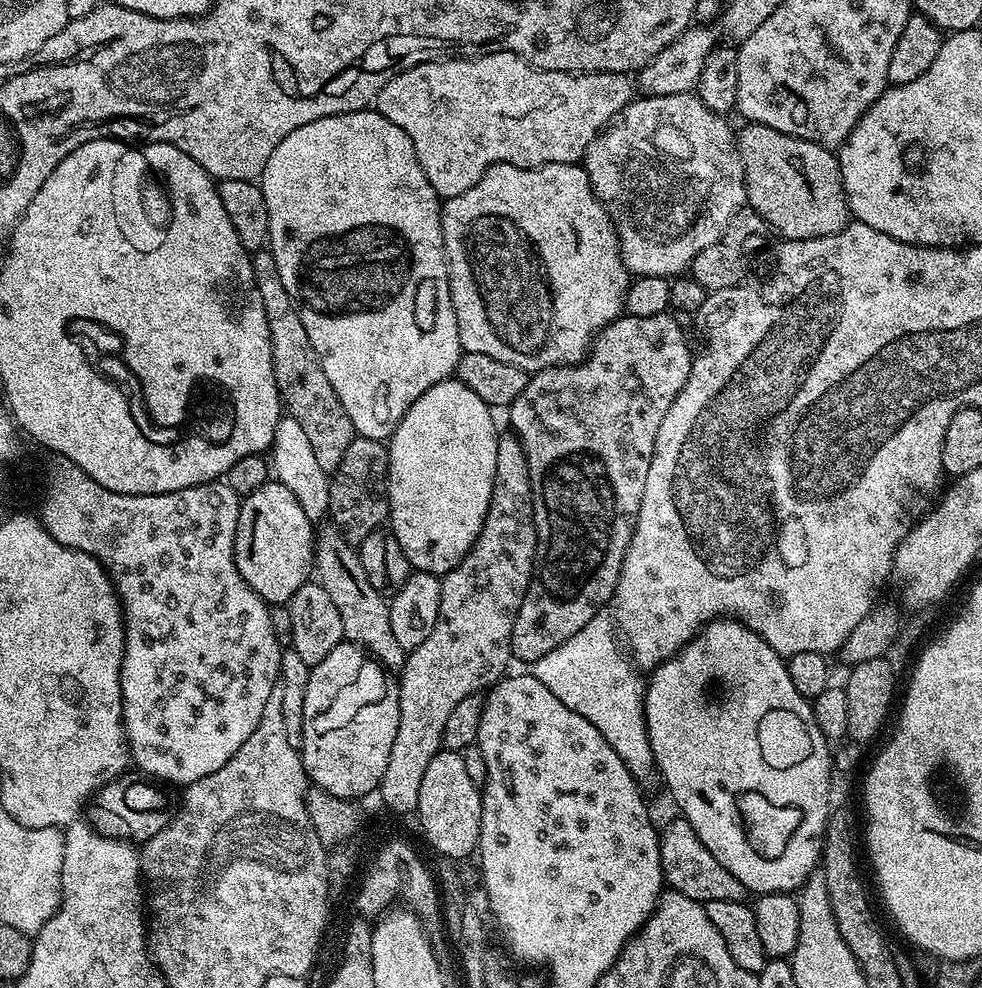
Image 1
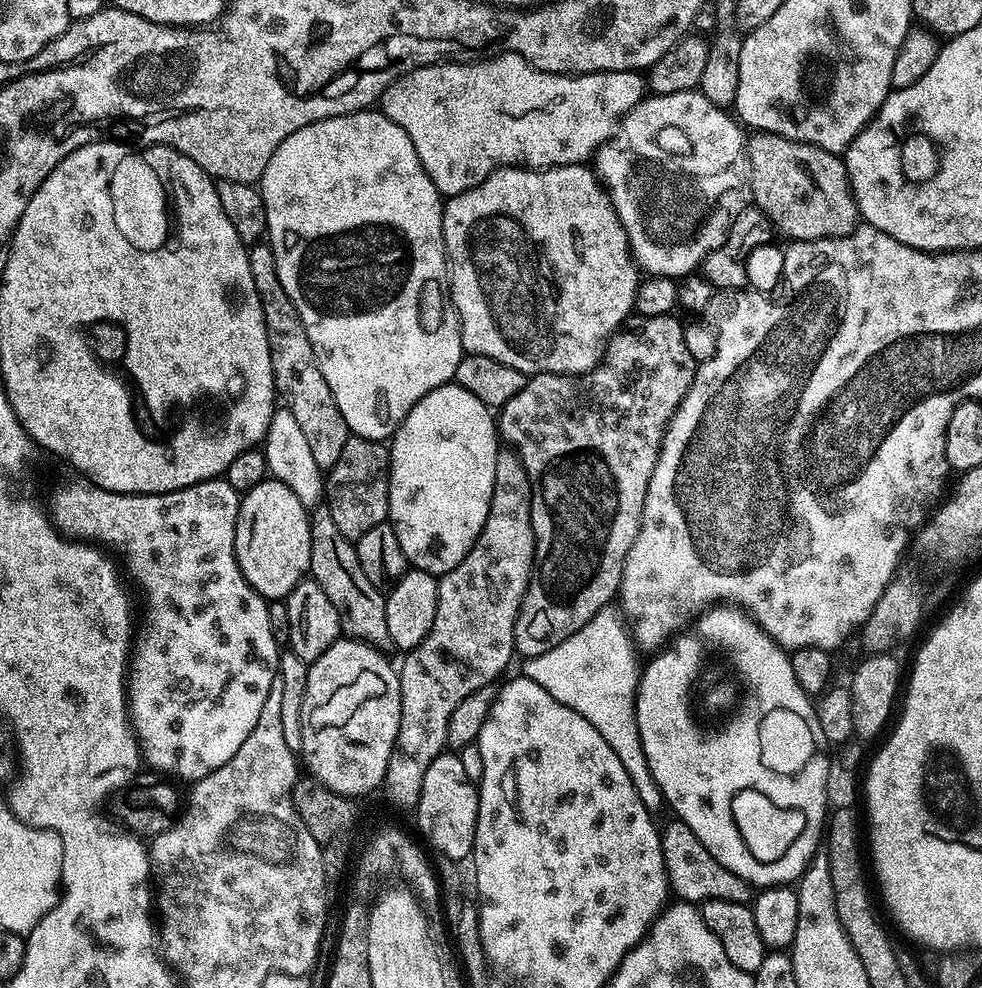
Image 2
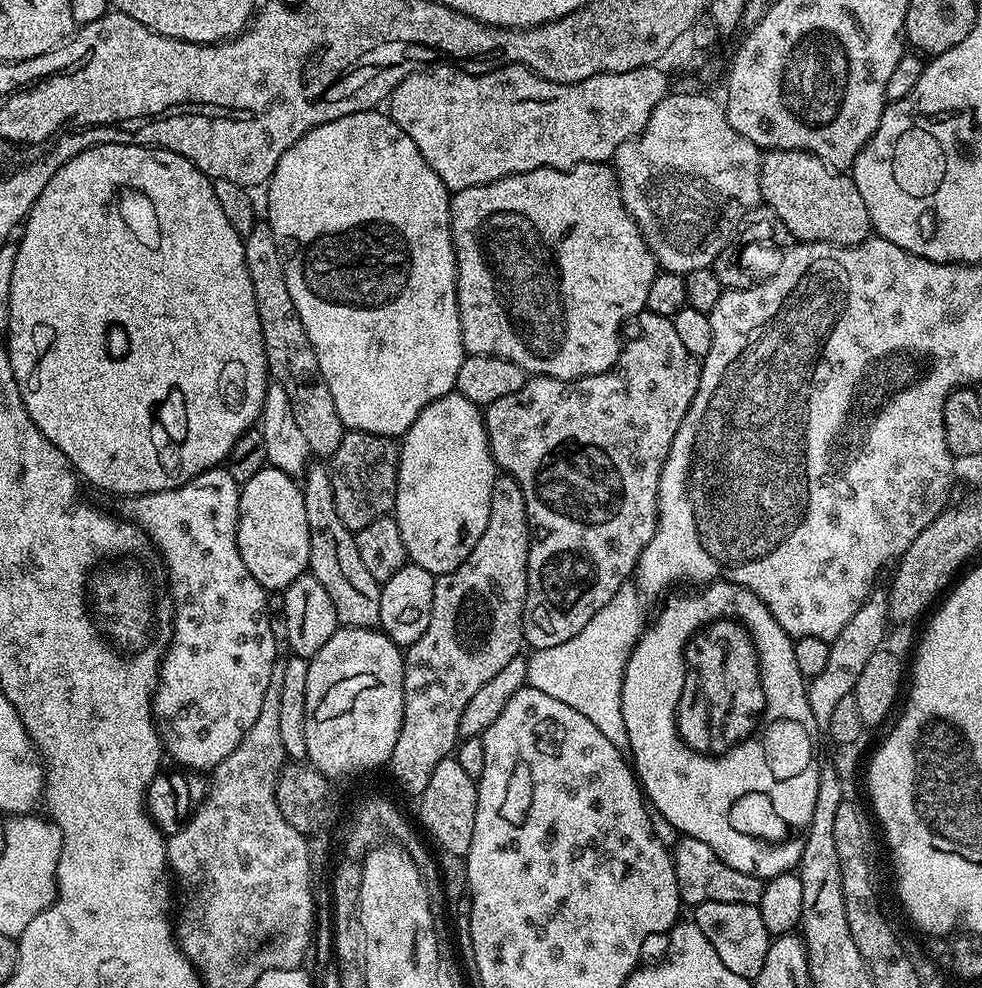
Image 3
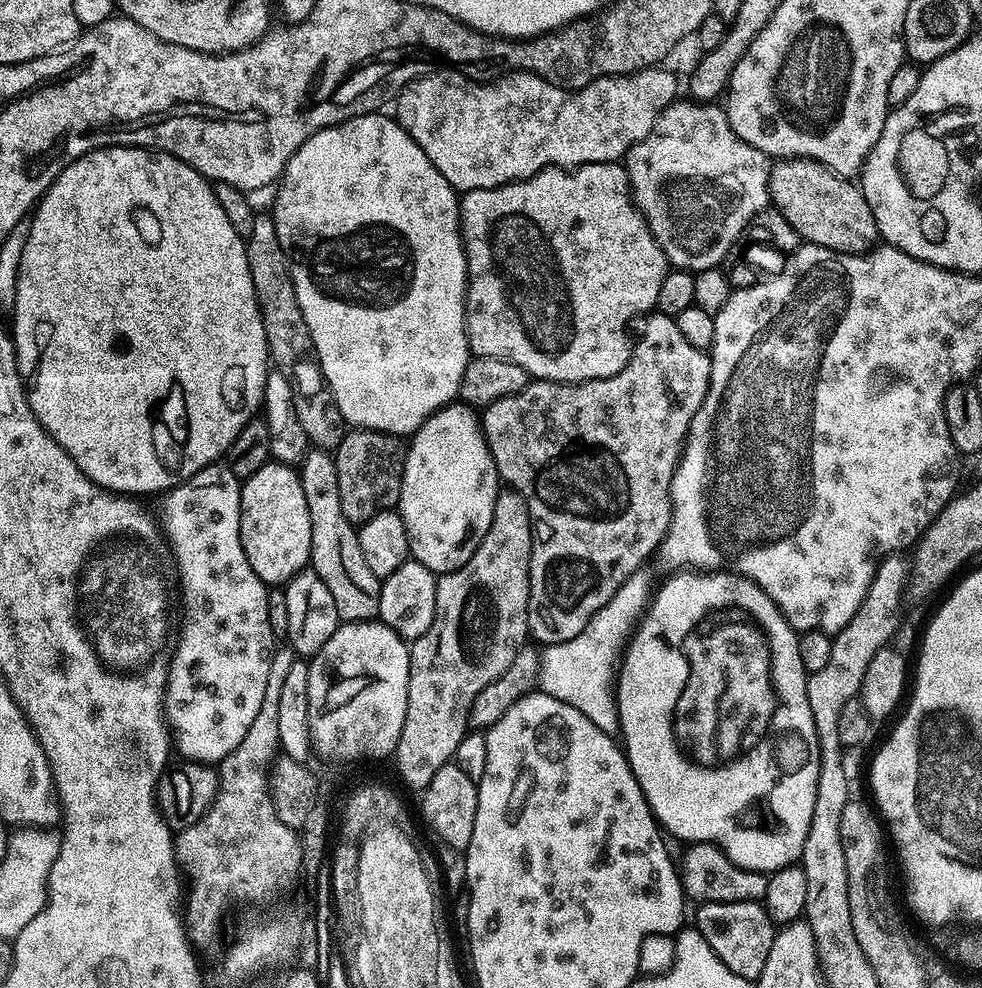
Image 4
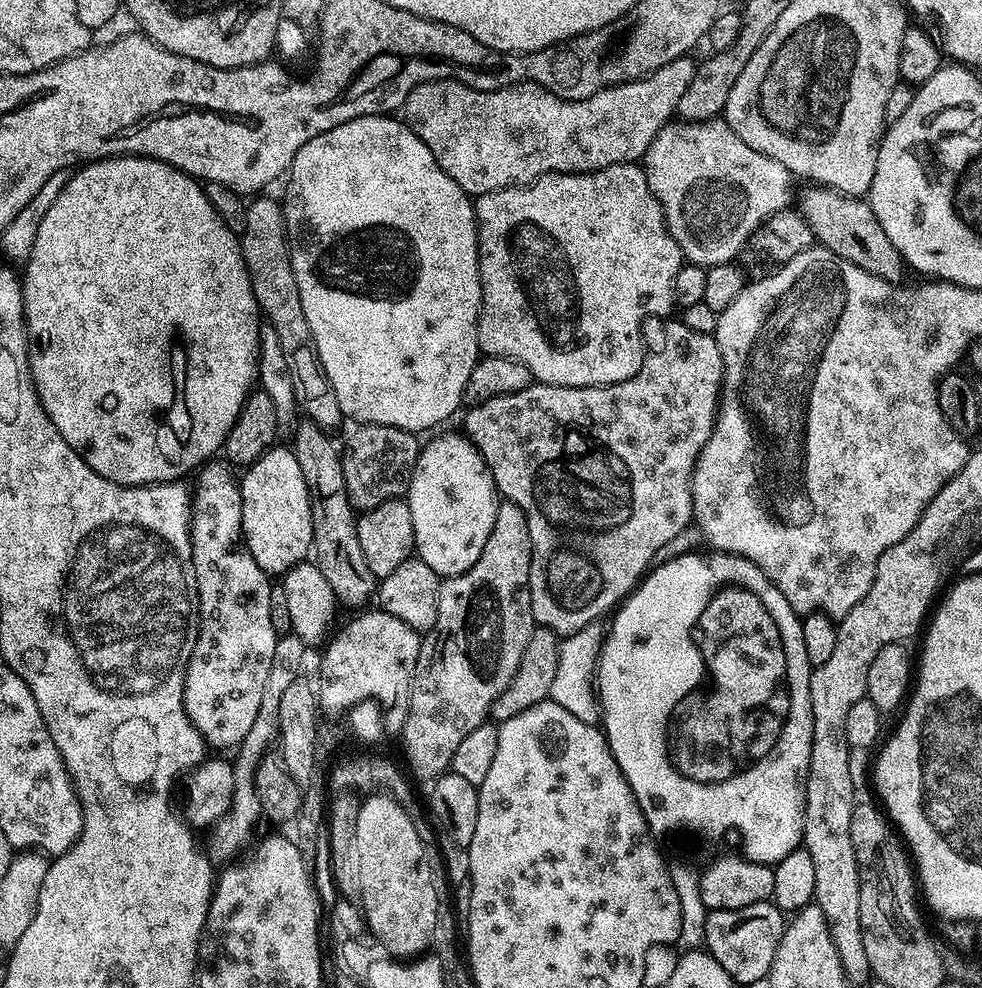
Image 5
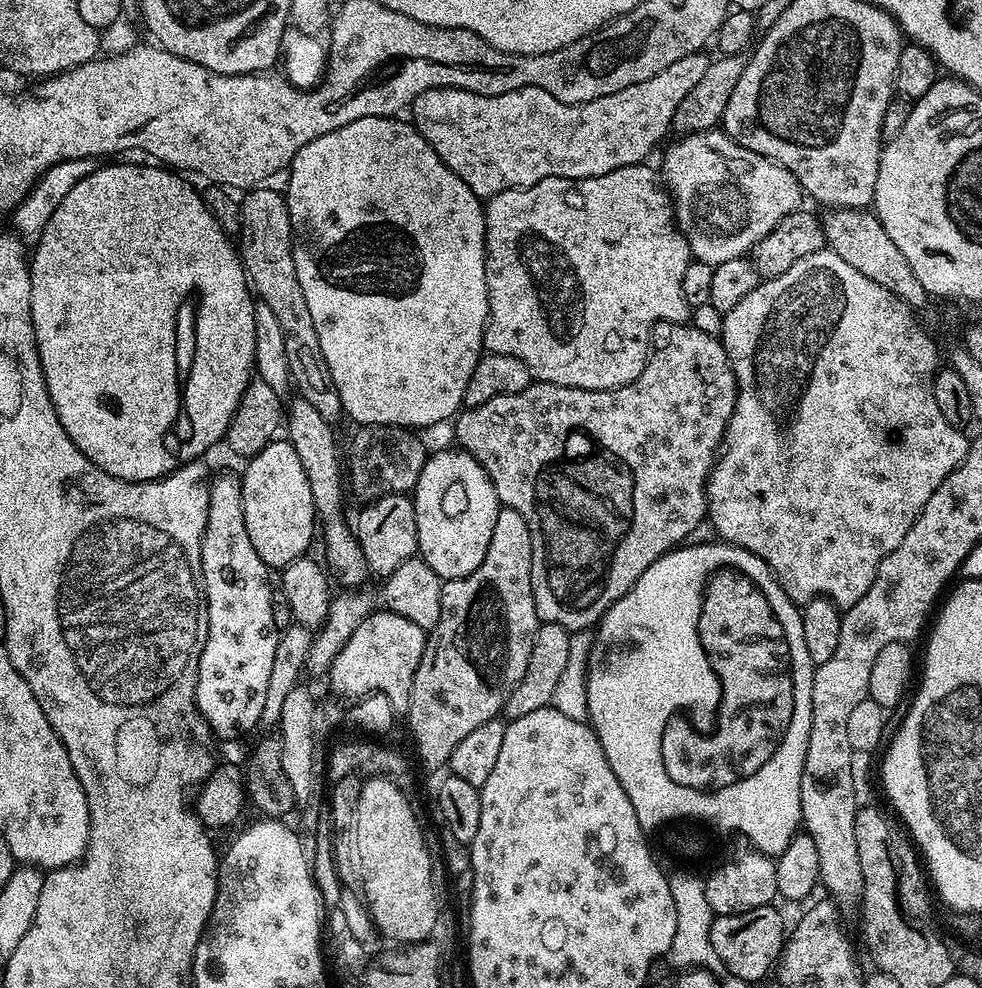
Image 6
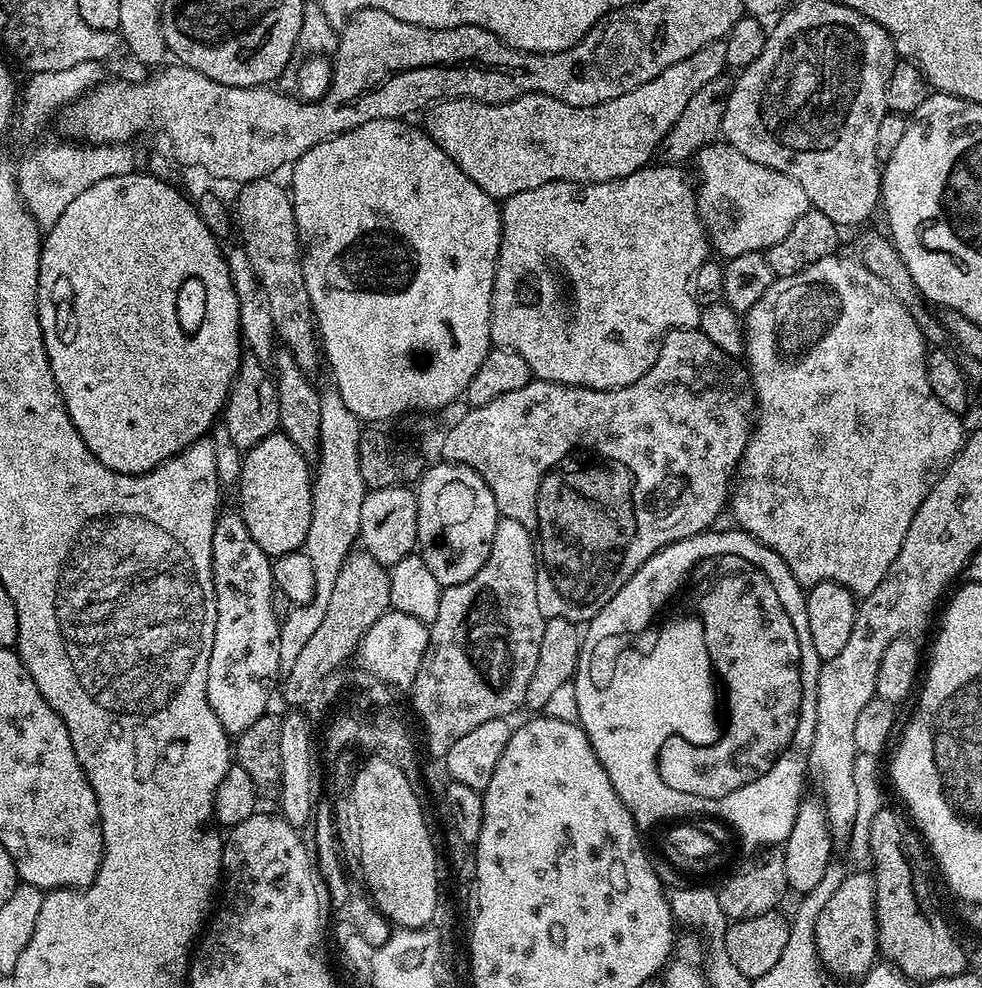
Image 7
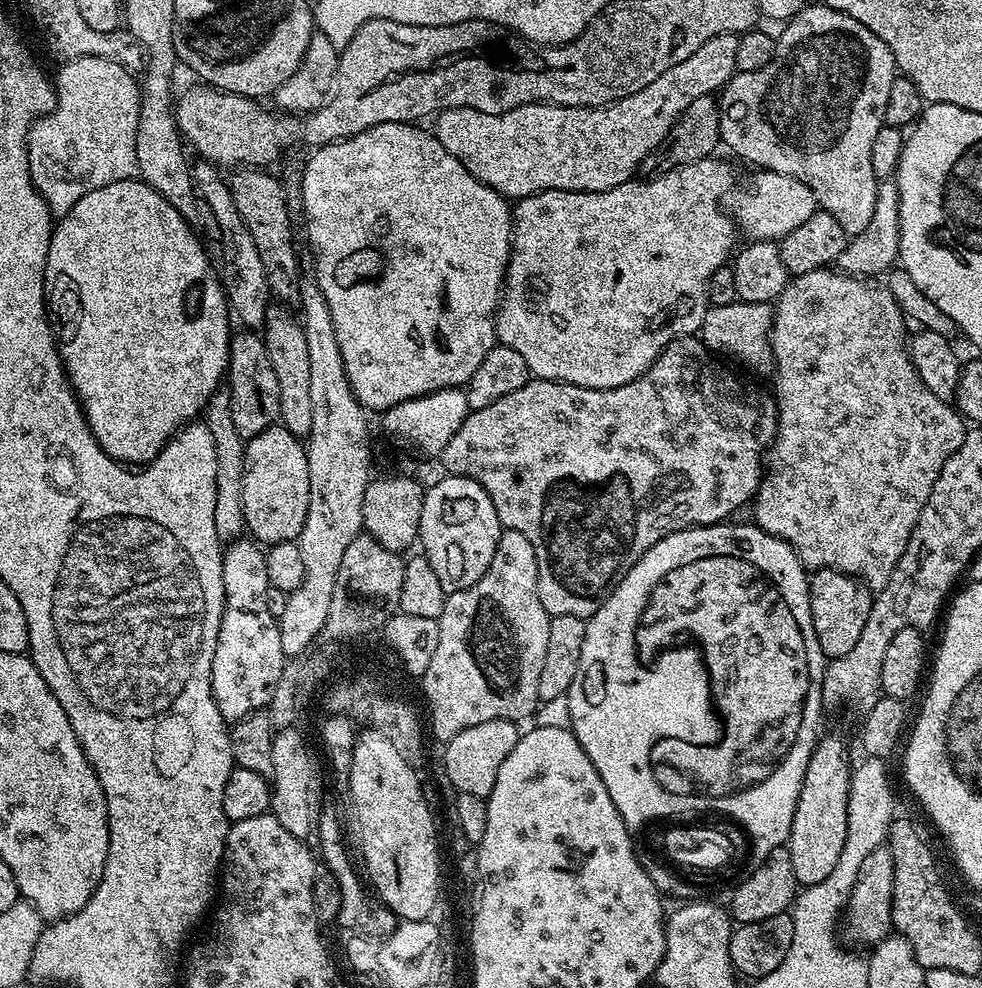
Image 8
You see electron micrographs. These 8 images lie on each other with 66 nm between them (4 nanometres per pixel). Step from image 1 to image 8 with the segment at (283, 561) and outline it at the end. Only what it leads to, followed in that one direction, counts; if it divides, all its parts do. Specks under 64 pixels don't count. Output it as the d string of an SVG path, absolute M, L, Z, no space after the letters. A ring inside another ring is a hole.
M273 426L247 441L244 454L244 476L242 477L242 506L247 531L261 545L271 546L287 540L295 541L306 522L307 506L310 502L310 474L307 468L305 445L283 426Z

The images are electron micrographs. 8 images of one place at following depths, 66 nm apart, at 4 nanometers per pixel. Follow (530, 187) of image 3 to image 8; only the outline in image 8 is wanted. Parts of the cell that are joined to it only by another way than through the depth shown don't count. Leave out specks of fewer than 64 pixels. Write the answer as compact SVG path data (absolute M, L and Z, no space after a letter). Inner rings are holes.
M709 158L678 166L661 176L633 178L622 186L614 186L605 192L567 192L551 188L515 201L511 209L512 253L508 255L508 267L504 269L504 286L496 310L497 341L510 346L510 350L518 350L518 354L526 358L526 366L533 377L555 380L562 384L577 384L583 388L617 388L641 376L664 353L664 347L677 340L679 336L699 333L706 311L704 290L710 274L725 267L734 252L733 217L729 213L727 216L719 208L720 199L728 191L733 191L732 168L716 159Z

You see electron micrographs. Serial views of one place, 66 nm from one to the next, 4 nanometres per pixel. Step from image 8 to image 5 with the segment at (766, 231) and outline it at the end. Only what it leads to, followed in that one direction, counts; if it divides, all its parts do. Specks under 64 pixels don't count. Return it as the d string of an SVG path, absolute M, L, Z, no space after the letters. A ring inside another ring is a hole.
M722 118L677 119L665 124L654 142L650 142L642 158L642 167L646 182L654 198L660 203L668 233L674 238L674 242L678 242L685 261L690 264L711 266L735 261L735 256L740 251L745 251L754 230L775 212L789 207L794 200L794 177L786 170L786 166L746 146L746 142L742 142L742 138L738 138L738 134L734 134L734 130L730 130L730 126Z

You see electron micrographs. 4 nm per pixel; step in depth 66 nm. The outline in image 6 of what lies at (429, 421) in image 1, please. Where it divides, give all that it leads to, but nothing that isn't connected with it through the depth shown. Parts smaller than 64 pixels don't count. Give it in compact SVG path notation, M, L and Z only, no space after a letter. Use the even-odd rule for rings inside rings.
M451 447L445 452L433 451L429 455L412 496L412 505L416 511L419 559L424 560L426 566L430 566L430 570L440 576L441 581L461 580L482 566L482 558L486 558L486 550L490 546L490 534L494 534L494 522L502 507L484 467L469 452Z

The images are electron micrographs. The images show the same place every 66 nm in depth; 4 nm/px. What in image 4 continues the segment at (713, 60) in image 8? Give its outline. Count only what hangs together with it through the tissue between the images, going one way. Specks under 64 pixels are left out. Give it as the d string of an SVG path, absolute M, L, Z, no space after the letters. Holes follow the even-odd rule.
M444 66L439 70L425 71L397 94L394 118L404 127L406 134L422 146L422 154L434 162L438 174L442 174L457 193L486 190L525 180L544 168L571 170L583 164L623 161L628 150L654 130L654 122L658 122L662 110L677 99L676 76L666 69L657 66L643 68L629 76L599 76L584 88L569 90L554 86L532 72L512 72L496 80L481 82Z

